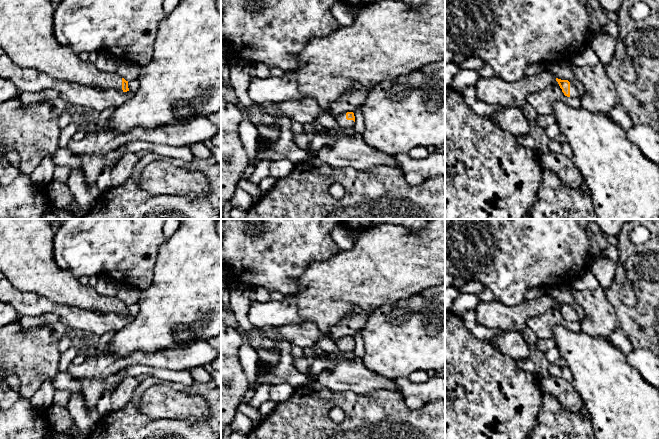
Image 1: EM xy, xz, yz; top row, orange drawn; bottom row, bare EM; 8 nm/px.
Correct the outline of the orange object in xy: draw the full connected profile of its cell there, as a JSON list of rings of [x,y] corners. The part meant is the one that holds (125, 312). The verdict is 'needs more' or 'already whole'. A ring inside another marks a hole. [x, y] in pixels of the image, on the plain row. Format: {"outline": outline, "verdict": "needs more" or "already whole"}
{"outline": [[[0,219],[0,271],[19,291],[36,293],[56,303],[99,312],[100,314],[129,315],[128,305],[117,296],[106,296],[95,287],[82,285],[70,271],[61,269],[56,265],[53,255],[54,237],[55,229],[46,219]]], "verdict": "needs more"}

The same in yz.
{"outline": [[[548,290],[535,299],[523,301],[513,306],[504,305],[496,299],[488,302],[481,301],[474,312],[480,326],[499,329],[503,332],[517,331],[522,333],[530,317],[540,316],[555,305],[558,306],[565,320],[580,320],[574,308],[568,304],[558,303]]], "verdict": "needs more"}

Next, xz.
{"outline": [[[353,336],[341,337],[334,342],[341,352],[352,352],[354,350],[355,340]]], "verdict": "needs more"}

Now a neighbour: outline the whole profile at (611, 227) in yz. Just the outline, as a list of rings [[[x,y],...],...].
[[[596,219],[596,223],[607,236],[617,236],[623,226],[635,219]]]

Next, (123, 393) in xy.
[[[126,377],[113,391],[111,395],[111,404],[113,410],[123,408],[132,398],[135,389],[140,381],[136,377]]]

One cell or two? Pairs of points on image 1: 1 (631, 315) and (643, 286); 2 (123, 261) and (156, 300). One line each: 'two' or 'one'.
1: one
2: two

